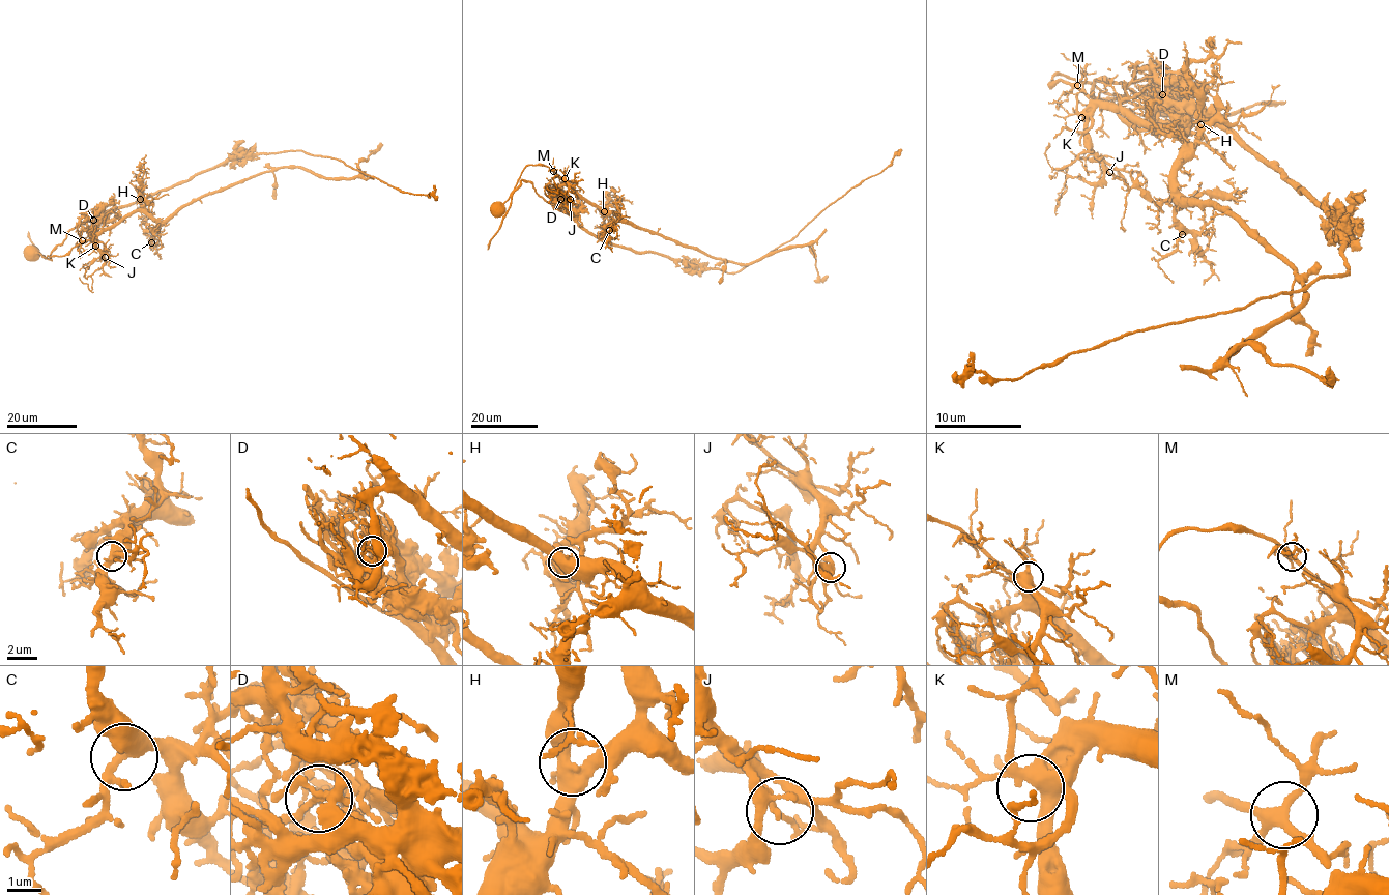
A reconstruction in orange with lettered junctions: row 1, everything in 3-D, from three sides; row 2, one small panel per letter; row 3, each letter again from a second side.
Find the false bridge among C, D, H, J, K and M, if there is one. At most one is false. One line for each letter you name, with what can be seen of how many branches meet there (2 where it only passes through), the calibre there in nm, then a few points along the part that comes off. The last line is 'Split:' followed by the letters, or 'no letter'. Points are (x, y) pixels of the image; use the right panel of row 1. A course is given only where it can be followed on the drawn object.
D: Branches: 4. Thickness 170 nm. Course of the part to remove: (1163, 94), (1218, 124), (1329, 211), (1342, 240), (1346, 277), (1137, 331), (1014, 382), (973, 369), (971, 352)
Split: D

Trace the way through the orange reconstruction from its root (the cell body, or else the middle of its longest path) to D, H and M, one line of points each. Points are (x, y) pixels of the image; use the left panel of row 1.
D: (30, 254), (37, 253), (50, 258), (50, 254), (68, 231), (84, 222), (93, 226), (93, 220)
H: (30, 254), (37, 253), (45, 258), (65, 256), (78, 244), (139, 209), (140, 199)
M: (30, 254), (37, 253), (45, 258), (63, 256), (82, 240)

